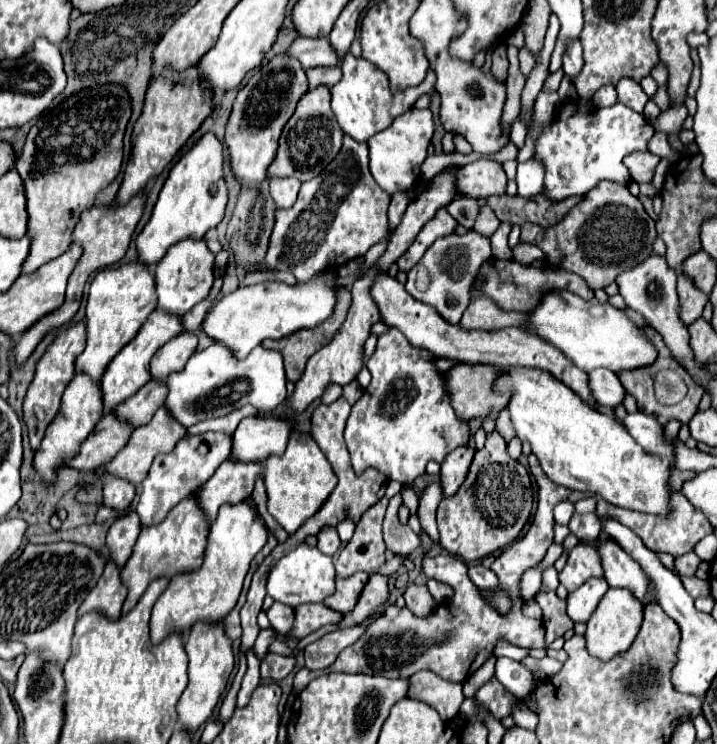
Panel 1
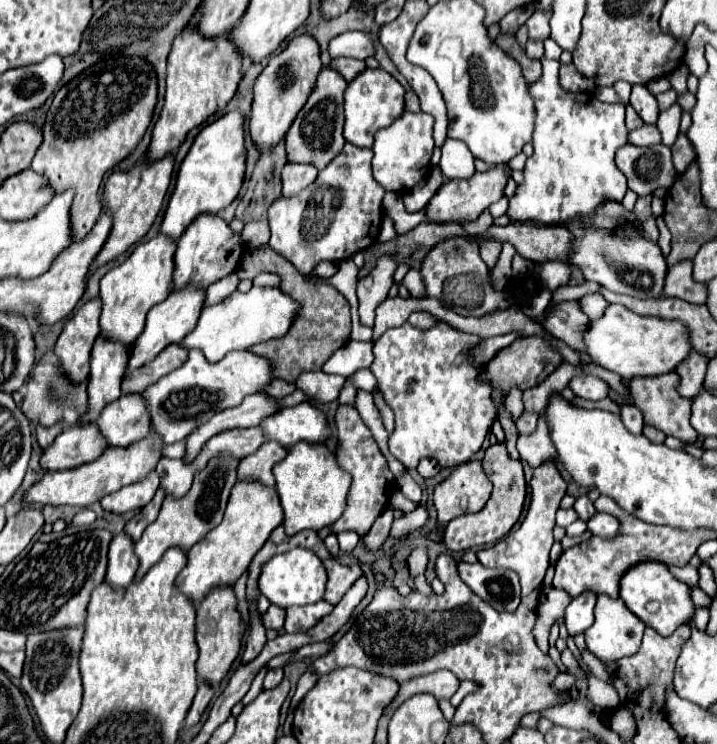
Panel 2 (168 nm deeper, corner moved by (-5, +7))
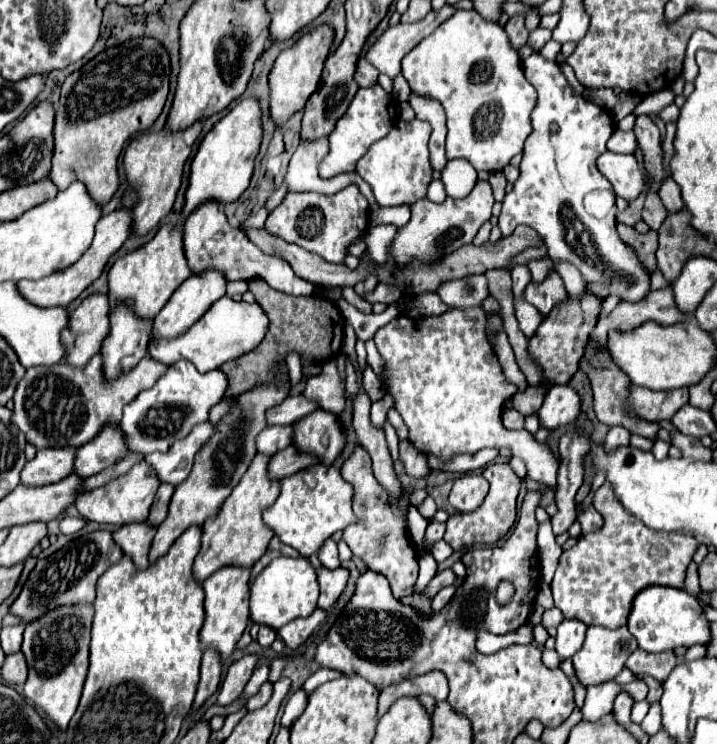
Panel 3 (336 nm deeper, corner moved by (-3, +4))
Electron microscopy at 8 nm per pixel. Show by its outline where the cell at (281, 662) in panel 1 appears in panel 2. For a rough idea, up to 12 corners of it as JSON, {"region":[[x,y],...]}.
{"region":[[283,668],[269,670],[263,682],[265,690],[279,686],[283,680]]}

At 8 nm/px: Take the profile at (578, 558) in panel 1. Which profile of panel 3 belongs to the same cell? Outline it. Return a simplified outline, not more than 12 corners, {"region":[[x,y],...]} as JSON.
{"region":[[603,483],[605,523],[563,551],[567,619],[617,629],[647,585],[683,587],[699,547],[651,531]]}

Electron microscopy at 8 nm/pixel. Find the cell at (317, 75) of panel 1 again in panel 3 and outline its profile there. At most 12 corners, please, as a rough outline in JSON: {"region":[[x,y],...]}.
{"region":[[359,57],[355,81],[359,87],[377,83],[379,71]]}

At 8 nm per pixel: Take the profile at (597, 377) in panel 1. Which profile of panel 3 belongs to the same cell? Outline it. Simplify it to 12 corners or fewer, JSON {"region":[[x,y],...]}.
{"region":[[553,385],[539,409],[541,427],[557,429],[581,413],[571,385]]}

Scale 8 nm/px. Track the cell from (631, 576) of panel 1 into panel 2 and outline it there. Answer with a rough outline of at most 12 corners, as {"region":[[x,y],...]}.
{"region":[[637,564],[621,600],[671,636],[695,616],[691,588],[663,564]]}

